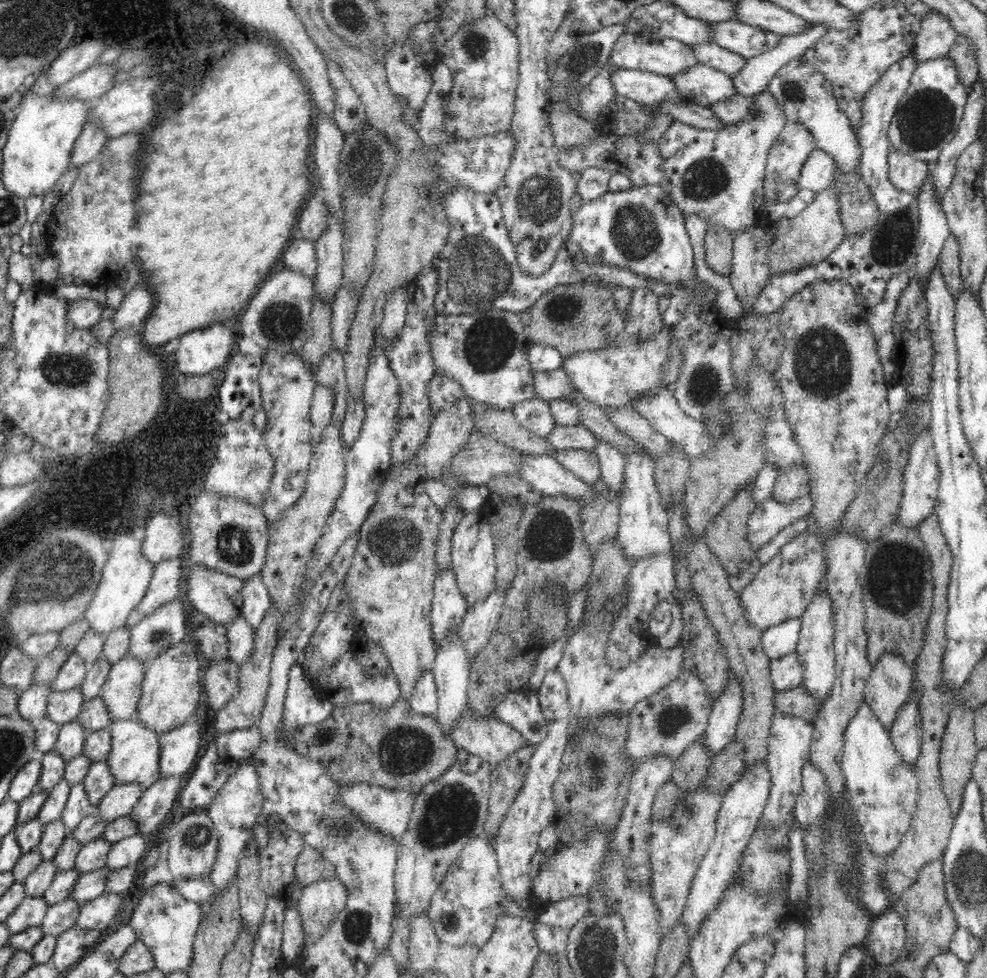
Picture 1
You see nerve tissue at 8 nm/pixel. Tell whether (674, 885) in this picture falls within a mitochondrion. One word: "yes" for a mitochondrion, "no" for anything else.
no

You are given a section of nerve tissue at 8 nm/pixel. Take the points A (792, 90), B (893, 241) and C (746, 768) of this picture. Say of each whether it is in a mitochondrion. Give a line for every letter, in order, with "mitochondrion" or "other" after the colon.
A: mitochondrion
B: mitochondrion
C: other

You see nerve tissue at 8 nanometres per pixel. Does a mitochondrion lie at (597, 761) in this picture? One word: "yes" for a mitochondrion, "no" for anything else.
yes

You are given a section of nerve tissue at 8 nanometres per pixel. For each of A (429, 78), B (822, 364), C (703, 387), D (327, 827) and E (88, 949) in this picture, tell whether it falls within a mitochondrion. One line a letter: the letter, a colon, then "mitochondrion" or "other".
A: other
B: mitochondrion
C: mitochondrion
D: mitochondrion
E: other

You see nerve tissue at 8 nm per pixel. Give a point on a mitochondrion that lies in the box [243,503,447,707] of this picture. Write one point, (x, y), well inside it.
(394, 541)

